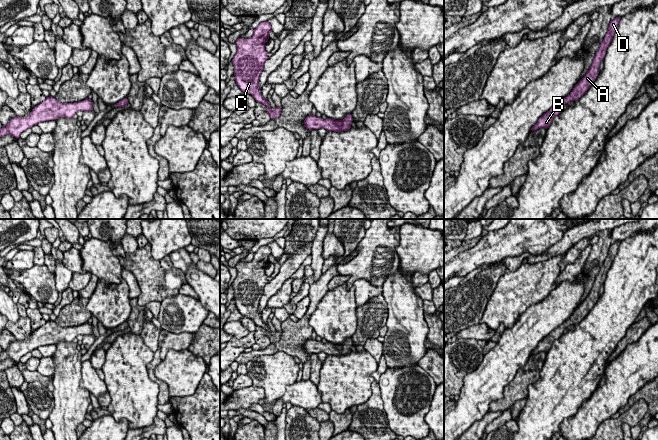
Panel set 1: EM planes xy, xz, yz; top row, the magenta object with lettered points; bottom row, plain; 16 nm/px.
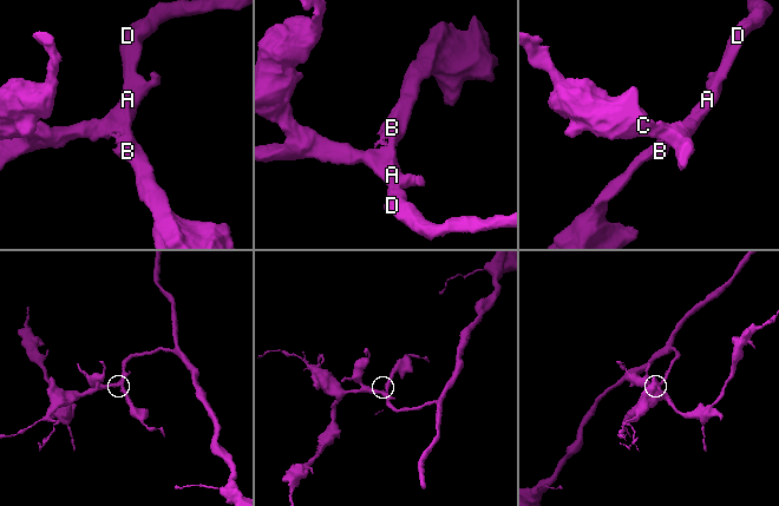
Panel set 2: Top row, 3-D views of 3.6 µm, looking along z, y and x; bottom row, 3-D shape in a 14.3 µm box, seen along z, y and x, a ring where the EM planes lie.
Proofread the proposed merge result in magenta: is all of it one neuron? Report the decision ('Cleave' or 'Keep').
Keep

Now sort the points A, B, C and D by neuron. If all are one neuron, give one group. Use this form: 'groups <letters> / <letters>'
groups A B C D

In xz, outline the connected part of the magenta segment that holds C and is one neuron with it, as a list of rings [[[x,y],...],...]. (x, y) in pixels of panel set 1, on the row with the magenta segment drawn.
[[[264,21],[253,30],[253,35],[250,38],[238,38],[236,40],[237,52],[232,63],[237,86],[243,92],[251,94],[256,102],[264,104],[270,119],[274,119],[280,117],[281,110],[276,107],[272,111],[270,103],[262,96],[258,87],[264,63],[269,58],[268,52],[265,50],[265,43],[269,39],[271,31],[271,24]]]

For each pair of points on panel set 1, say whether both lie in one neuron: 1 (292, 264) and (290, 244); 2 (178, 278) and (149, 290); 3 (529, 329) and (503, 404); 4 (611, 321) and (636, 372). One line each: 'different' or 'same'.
1: different
2: same
3: different
4: different

